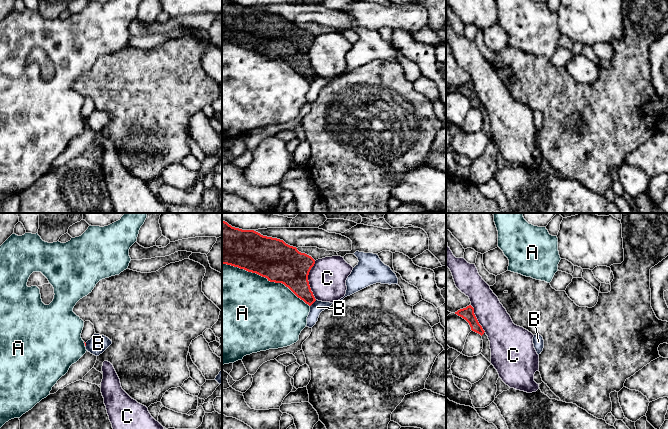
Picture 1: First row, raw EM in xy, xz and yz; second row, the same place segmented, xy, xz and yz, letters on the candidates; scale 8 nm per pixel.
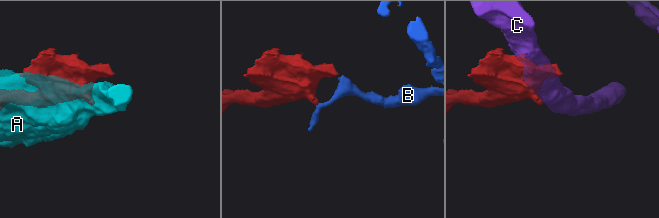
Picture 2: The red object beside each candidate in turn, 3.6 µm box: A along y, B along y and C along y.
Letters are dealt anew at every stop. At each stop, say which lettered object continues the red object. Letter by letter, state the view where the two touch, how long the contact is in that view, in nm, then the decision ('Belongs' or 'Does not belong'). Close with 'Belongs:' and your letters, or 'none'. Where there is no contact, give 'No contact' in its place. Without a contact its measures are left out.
A: Touches red in xz. Shared border 800 nm. Does not belong
B: Touches red in xz. Shared border 80 nm. Does not belong
C: Touches red in xz. Shared border 320 nm. Does not belong
Belongs: none

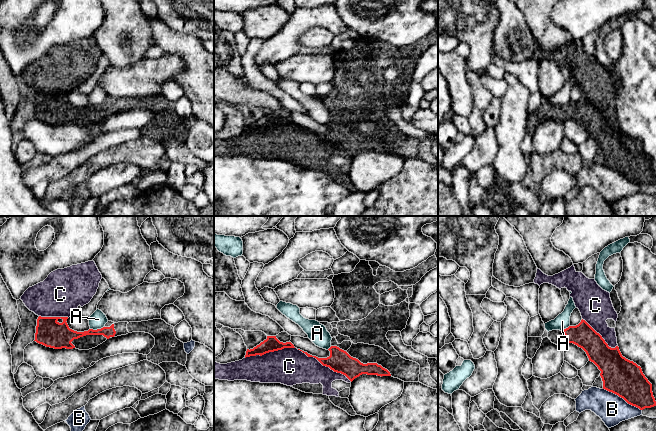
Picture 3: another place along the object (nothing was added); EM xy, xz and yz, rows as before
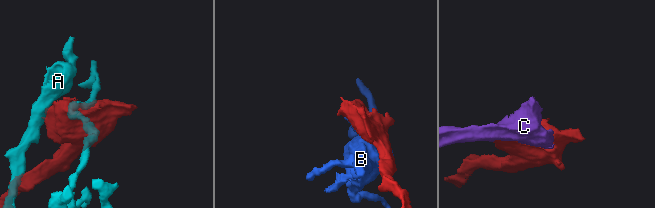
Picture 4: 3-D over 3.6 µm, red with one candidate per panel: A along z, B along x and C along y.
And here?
A: Touches red in xy. Shared border 110 nm. Does not belong
B: Touches red in yz. Shared border 360 nm. Does not belong
C: Touches red in xz. Shared border 500 nm. Belongs
Belongs: C

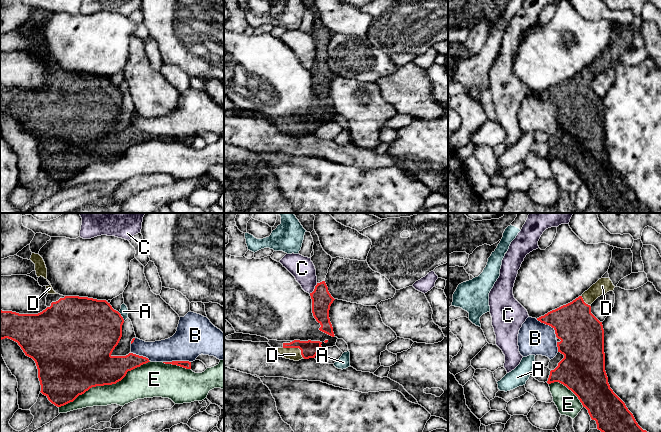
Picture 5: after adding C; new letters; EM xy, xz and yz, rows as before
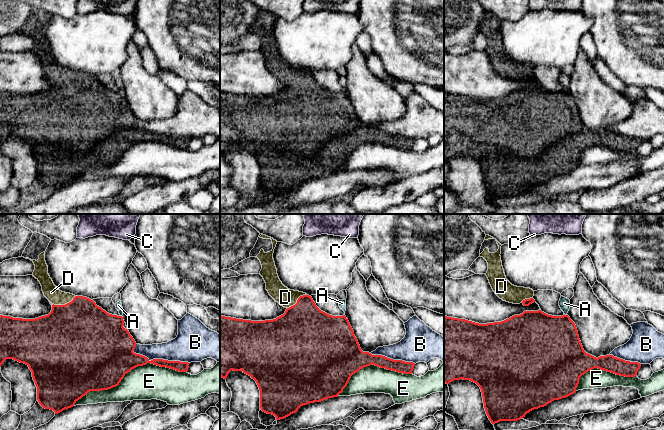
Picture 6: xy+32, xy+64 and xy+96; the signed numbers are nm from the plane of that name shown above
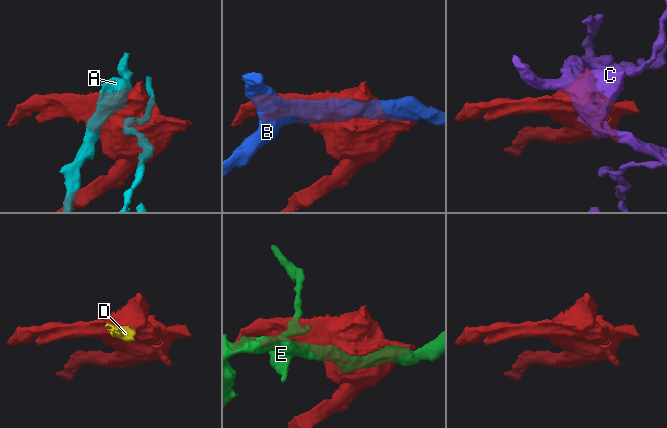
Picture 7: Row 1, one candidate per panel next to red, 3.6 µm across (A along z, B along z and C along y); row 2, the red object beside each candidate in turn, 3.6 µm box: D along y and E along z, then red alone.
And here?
A: Touches red in xy. Shared border 90 nm. Does not belong
B: Touches red in xy. Shared border 220 nm. Does not belong
C: Touches red in xz. Shared border 110 nm. Does not belong
D: Touches red in xz. Shared border 200 nm. Belongs
E: Touches red in xy. Shared border 850 nm. Does not belong
Belongs: D

